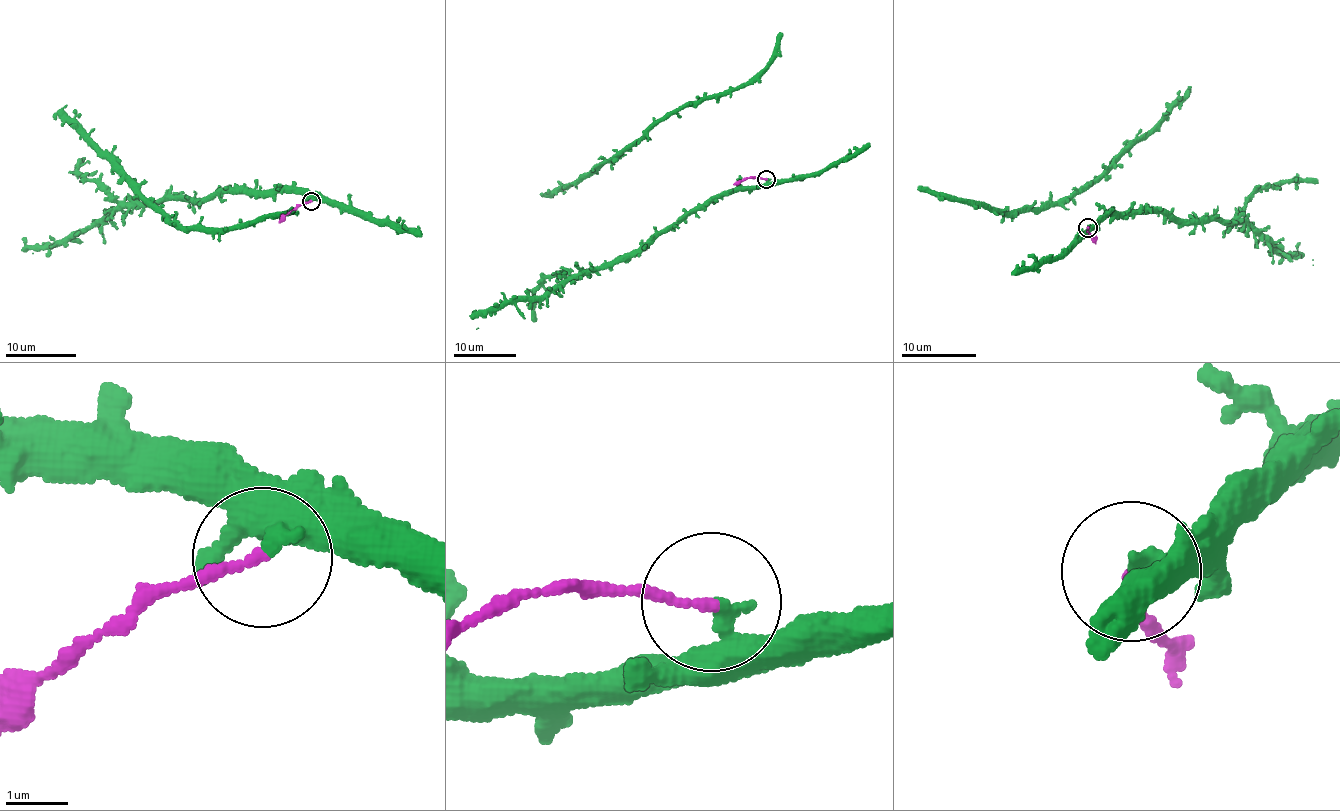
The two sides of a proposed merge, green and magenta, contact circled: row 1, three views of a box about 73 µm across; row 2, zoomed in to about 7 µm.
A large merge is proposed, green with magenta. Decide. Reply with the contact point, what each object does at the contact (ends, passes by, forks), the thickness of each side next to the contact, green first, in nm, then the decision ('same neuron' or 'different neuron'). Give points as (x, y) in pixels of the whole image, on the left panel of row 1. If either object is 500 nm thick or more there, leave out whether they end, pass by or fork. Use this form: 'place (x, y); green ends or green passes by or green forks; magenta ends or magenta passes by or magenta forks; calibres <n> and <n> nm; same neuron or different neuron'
place (311, 201); green ends; magenta ends; calibres 280 and 150 nm; different neuron

